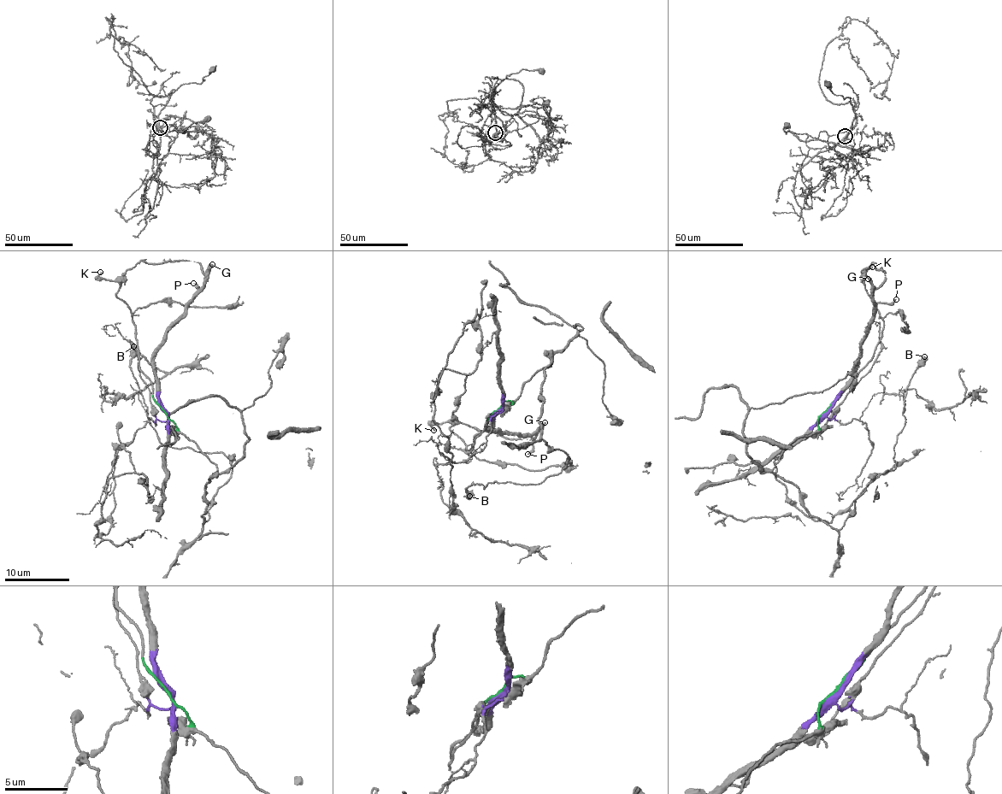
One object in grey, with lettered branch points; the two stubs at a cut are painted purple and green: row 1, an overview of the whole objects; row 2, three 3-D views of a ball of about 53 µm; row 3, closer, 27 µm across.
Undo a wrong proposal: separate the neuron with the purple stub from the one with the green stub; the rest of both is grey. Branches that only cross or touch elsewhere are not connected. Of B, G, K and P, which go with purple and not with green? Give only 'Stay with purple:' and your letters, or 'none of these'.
Stay with purple: G, P

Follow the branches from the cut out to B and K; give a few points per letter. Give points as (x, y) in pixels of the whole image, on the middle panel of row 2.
B: (499, 408), (552, 362), (539, 422), (568, 463), (536, 484), (476, 483), (469, 496)
K: (499, 408), (488, 419), (487, 426), (474, 437), (469, 449), (449, 428), (451, 423), (435, 424), (433, 431)

